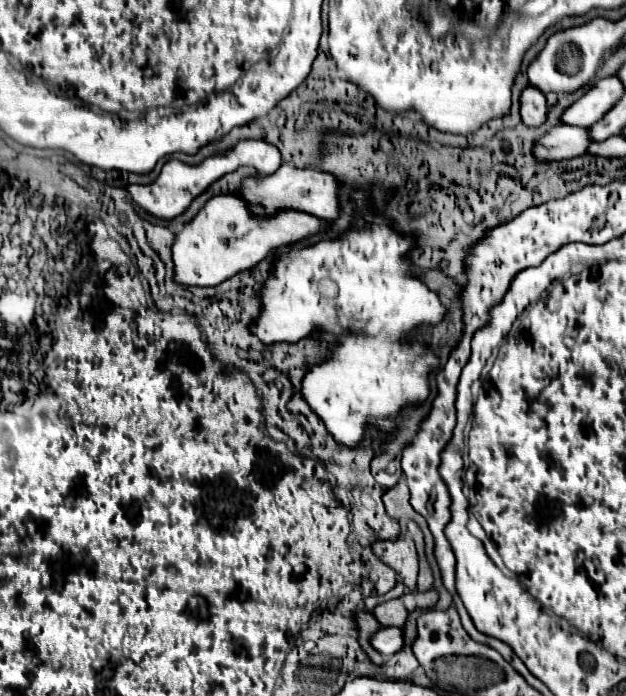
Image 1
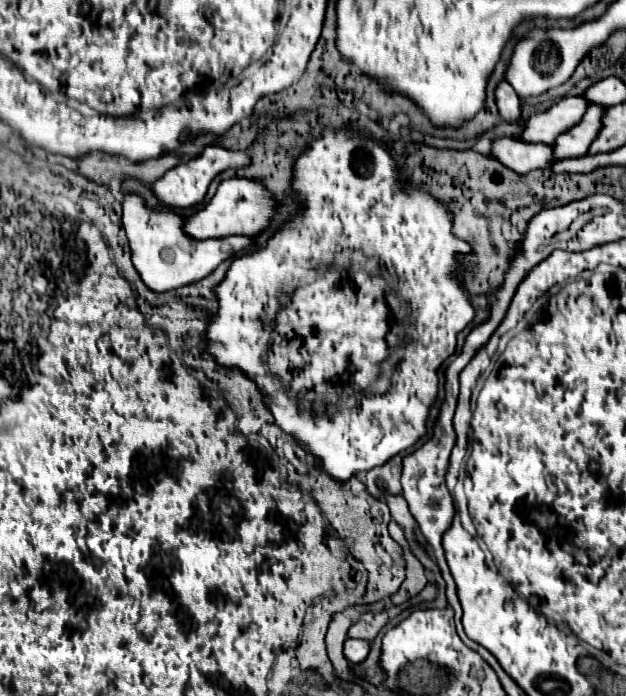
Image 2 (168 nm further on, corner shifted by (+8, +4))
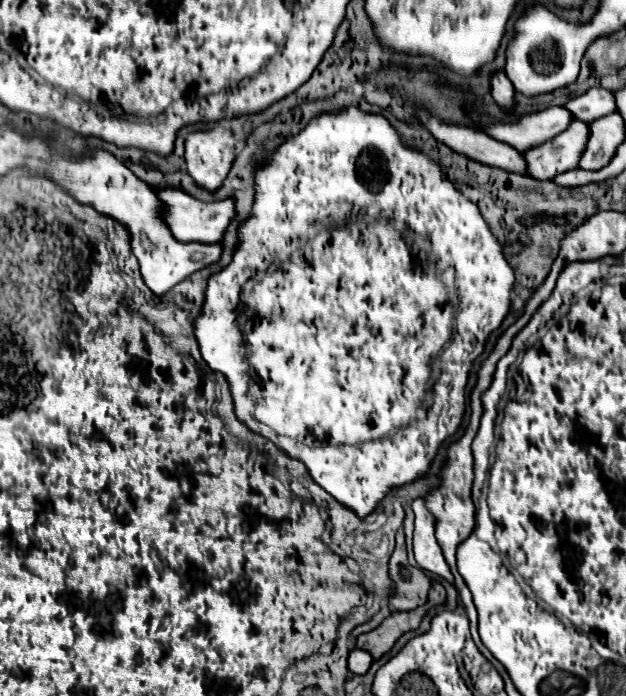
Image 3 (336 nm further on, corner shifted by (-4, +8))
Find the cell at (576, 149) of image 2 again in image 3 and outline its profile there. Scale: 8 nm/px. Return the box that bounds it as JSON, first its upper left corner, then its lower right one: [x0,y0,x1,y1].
[526,121,590,179]

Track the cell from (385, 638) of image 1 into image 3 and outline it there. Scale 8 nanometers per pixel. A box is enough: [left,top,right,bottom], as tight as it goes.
[348,647,372,675]

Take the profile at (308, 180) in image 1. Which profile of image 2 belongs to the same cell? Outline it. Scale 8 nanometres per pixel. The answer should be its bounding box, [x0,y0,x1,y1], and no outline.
[184,177,276,241]

